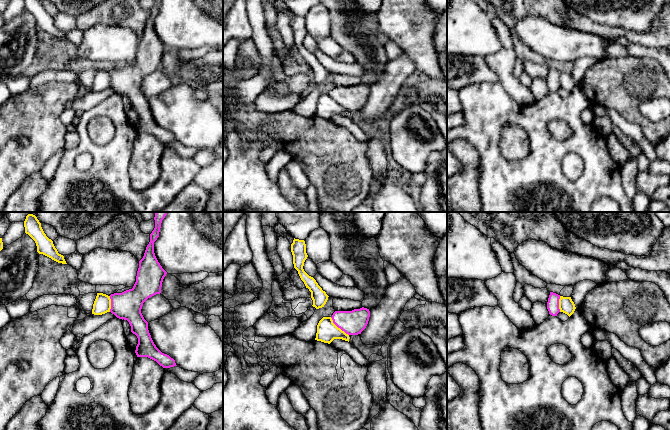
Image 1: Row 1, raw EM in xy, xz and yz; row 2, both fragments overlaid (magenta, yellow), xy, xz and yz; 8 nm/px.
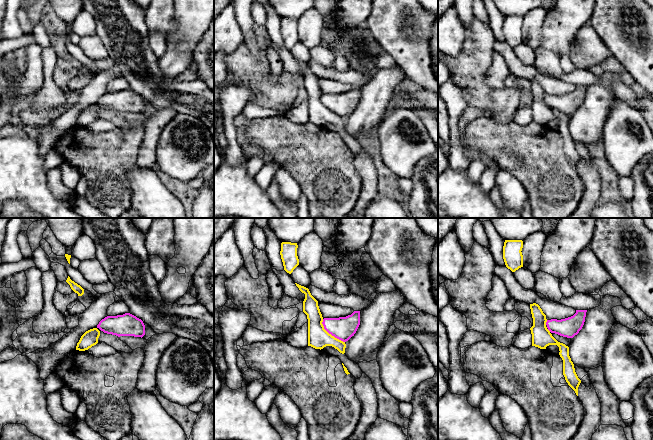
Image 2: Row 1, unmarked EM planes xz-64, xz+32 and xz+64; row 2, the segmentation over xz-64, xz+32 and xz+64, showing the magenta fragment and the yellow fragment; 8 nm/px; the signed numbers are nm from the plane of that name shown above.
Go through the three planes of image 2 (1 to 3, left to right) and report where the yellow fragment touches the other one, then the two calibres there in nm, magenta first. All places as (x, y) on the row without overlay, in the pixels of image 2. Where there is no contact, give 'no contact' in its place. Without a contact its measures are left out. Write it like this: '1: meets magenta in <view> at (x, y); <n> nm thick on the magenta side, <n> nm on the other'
1: no contact
2: meets magenta in xz+32 at (330, 109); 190 nm thick on the magenta side, 170 nm on the other
3: meets magenta in xz+64 at (546, 98); 160 nm thick on the magenta side, 160 nm on the other

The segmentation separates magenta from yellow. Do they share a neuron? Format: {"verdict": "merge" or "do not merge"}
{"verdict": "do not merge"}

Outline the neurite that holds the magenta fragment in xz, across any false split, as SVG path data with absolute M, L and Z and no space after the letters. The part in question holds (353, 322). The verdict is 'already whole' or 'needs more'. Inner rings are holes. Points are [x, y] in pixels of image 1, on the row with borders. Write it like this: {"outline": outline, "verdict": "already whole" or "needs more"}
{"outline": "M367 308L352 311L335 311L332 315L333 323L348 335L358 335L366 328L370 317Z", "verdict": "already whole"}

